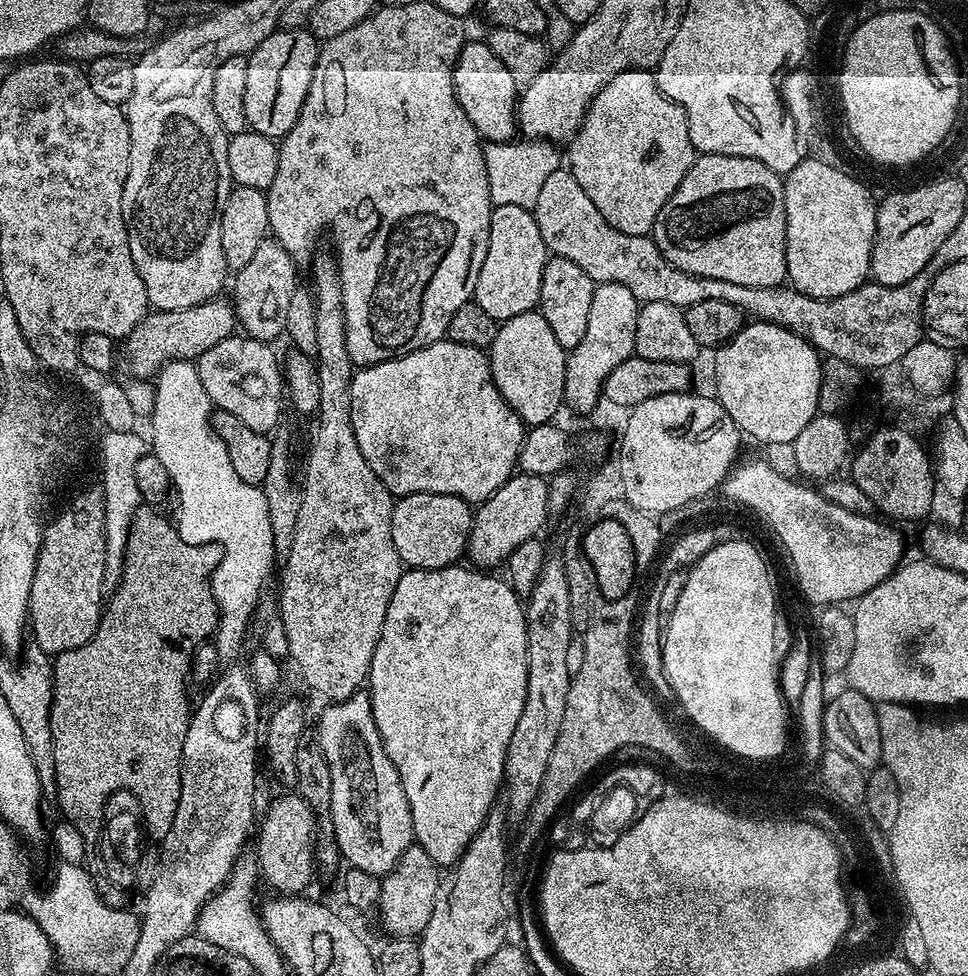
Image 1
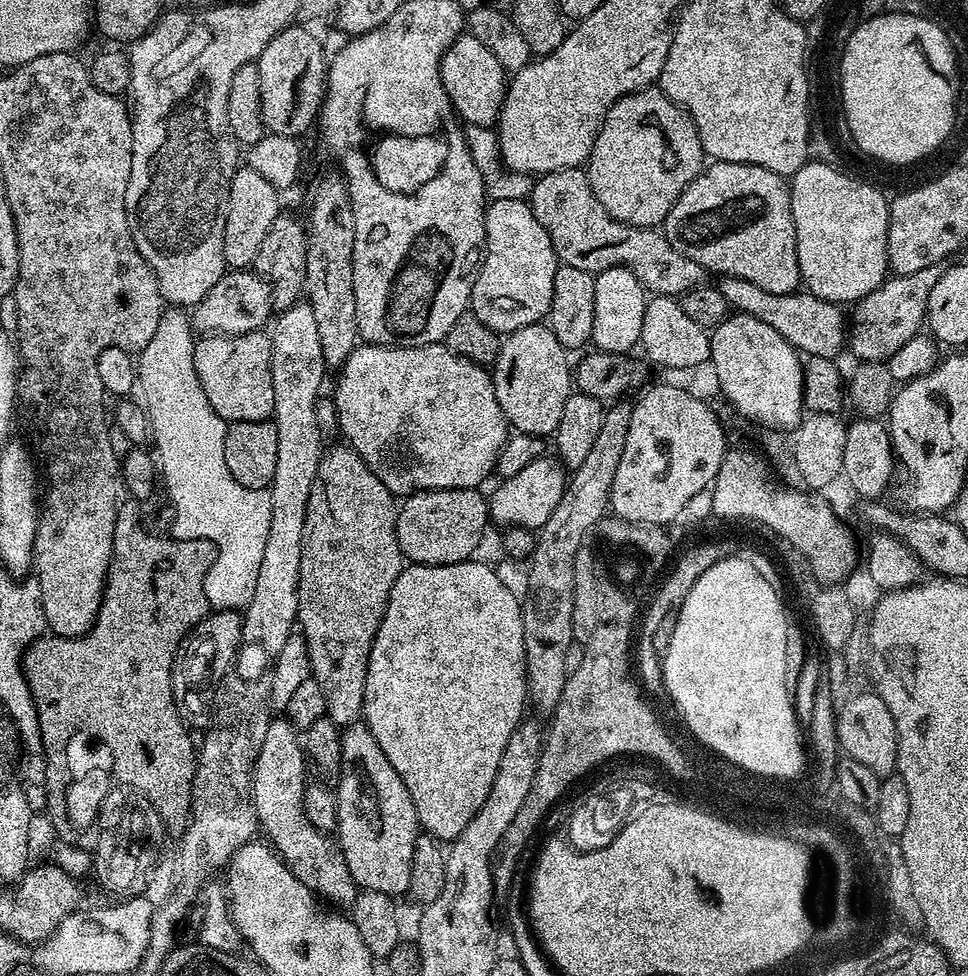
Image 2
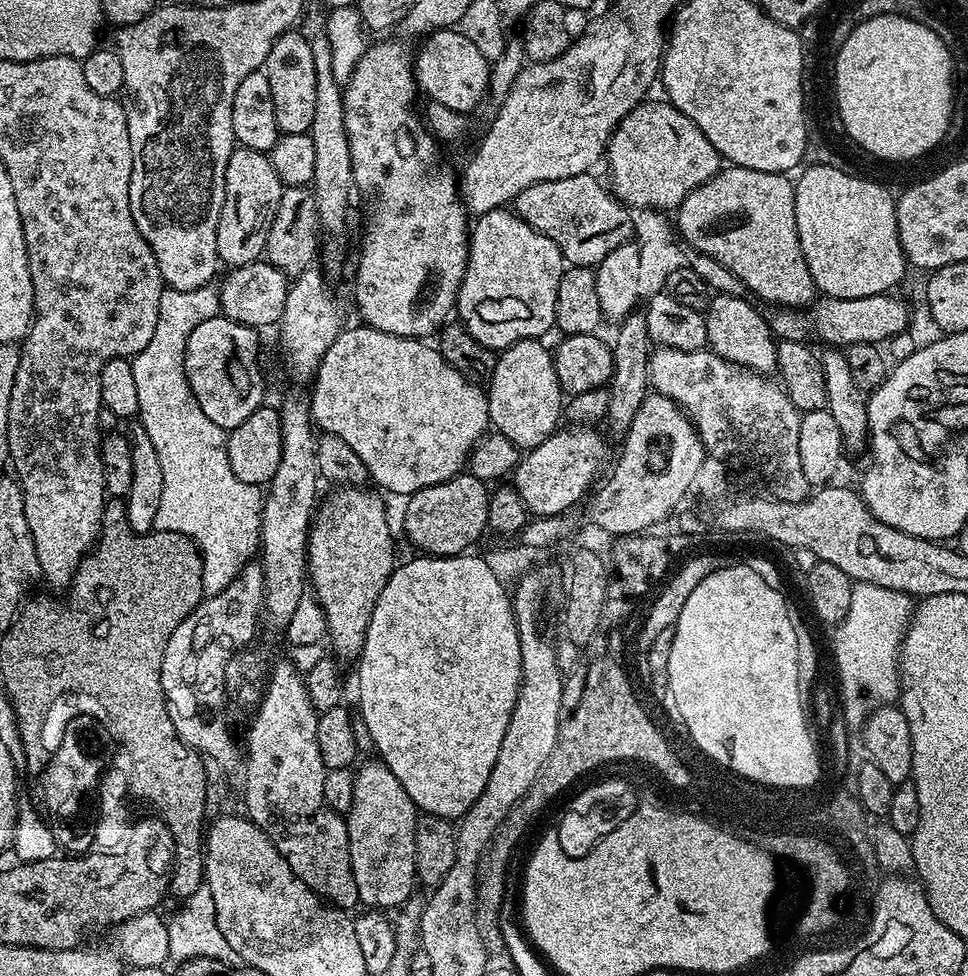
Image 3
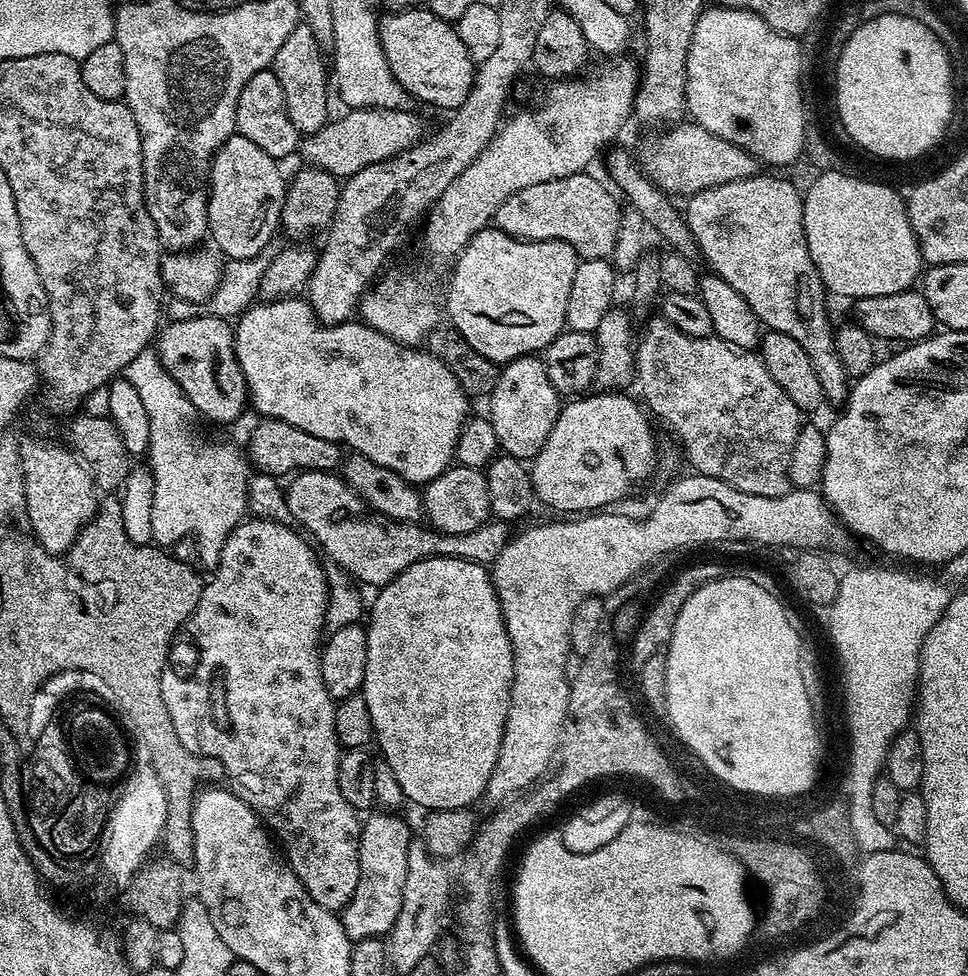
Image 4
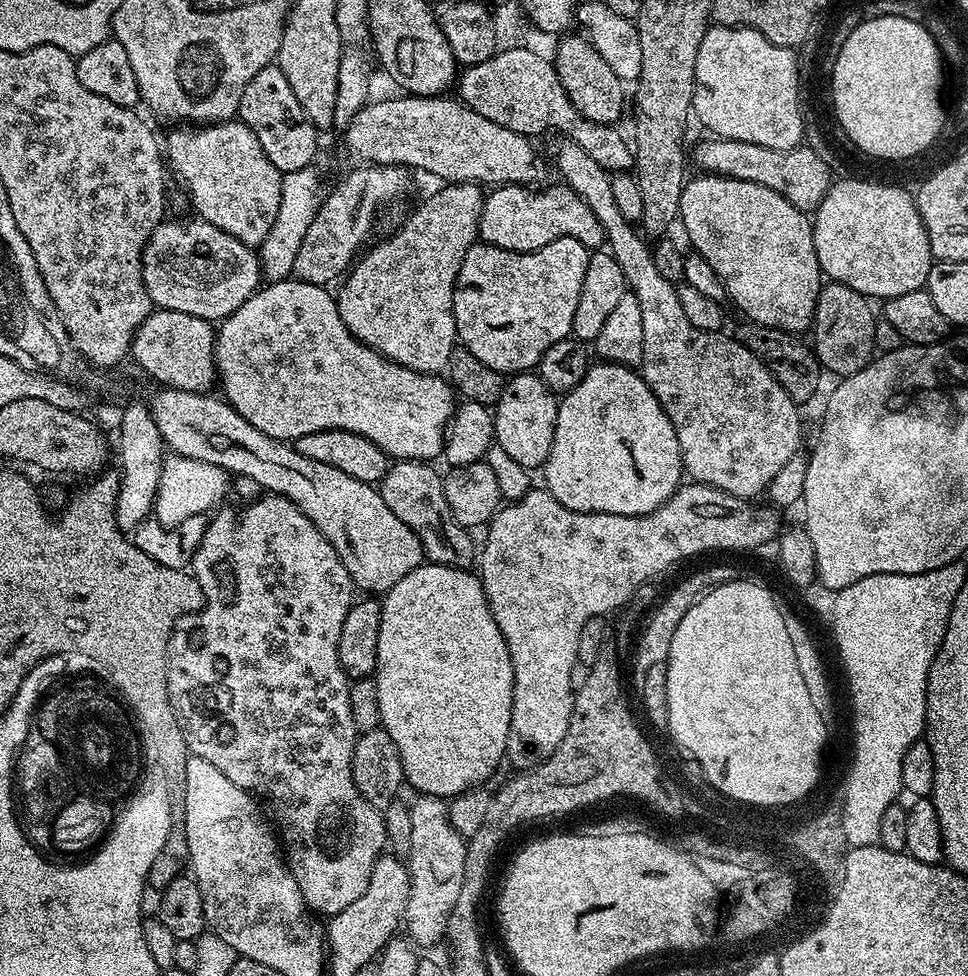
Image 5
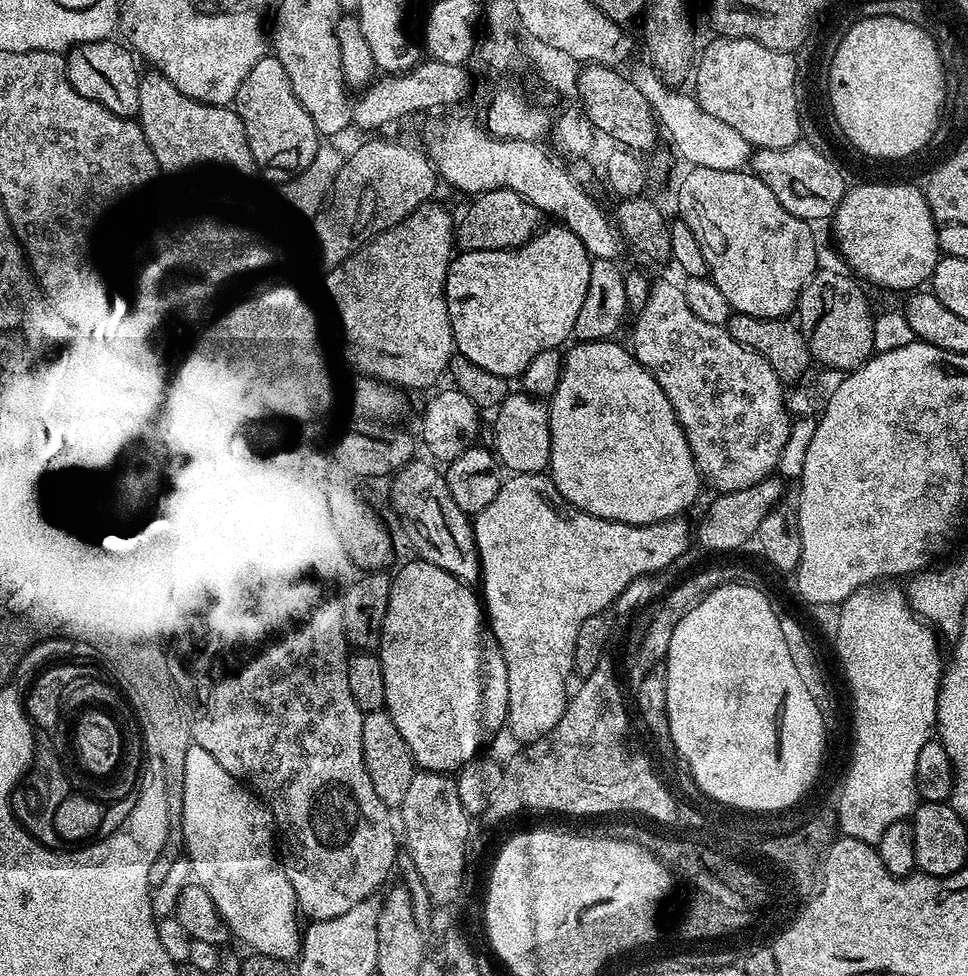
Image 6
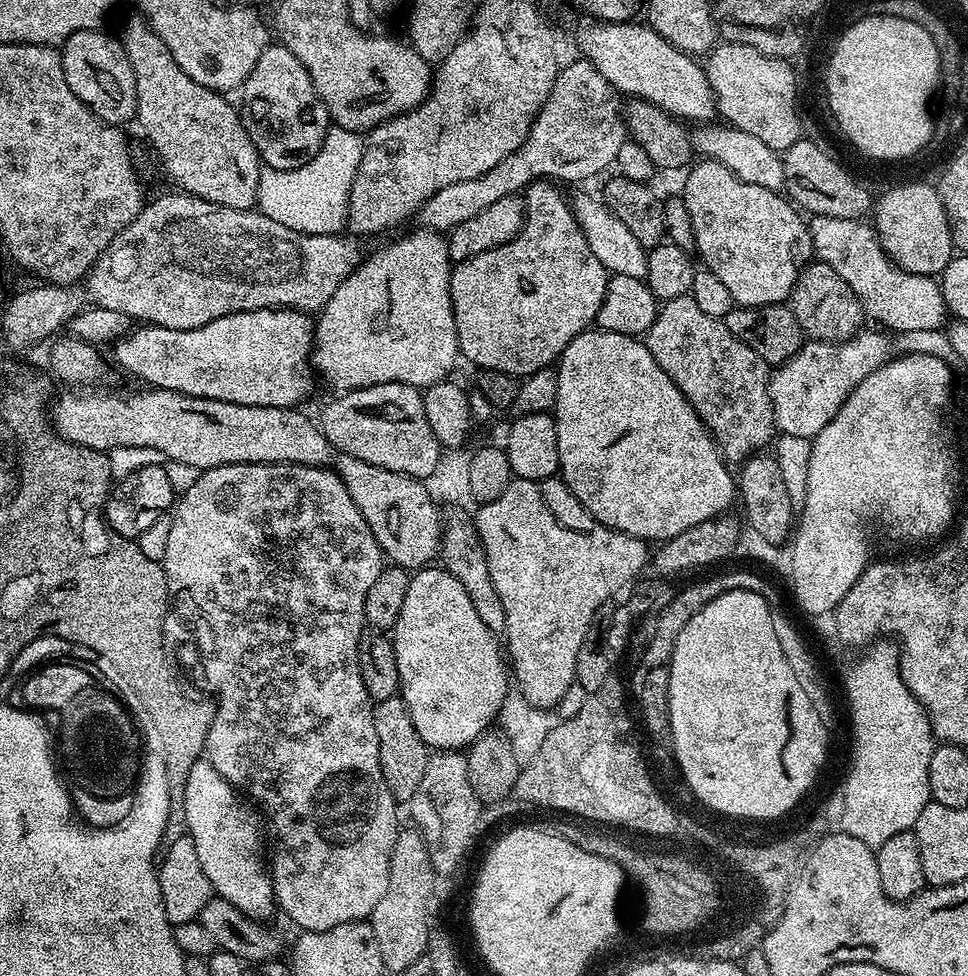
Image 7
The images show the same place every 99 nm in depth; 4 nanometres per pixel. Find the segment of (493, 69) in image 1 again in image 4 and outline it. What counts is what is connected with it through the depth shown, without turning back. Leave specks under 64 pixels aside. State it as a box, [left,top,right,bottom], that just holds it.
[379,7,477,110]

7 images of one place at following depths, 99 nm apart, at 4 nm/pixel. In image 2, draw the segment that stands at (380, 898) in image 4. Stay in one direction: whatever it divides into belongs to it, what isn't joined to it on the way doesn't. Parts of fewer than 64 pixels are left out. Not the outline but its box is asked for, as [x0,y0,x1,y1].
[334,722,421,898]

